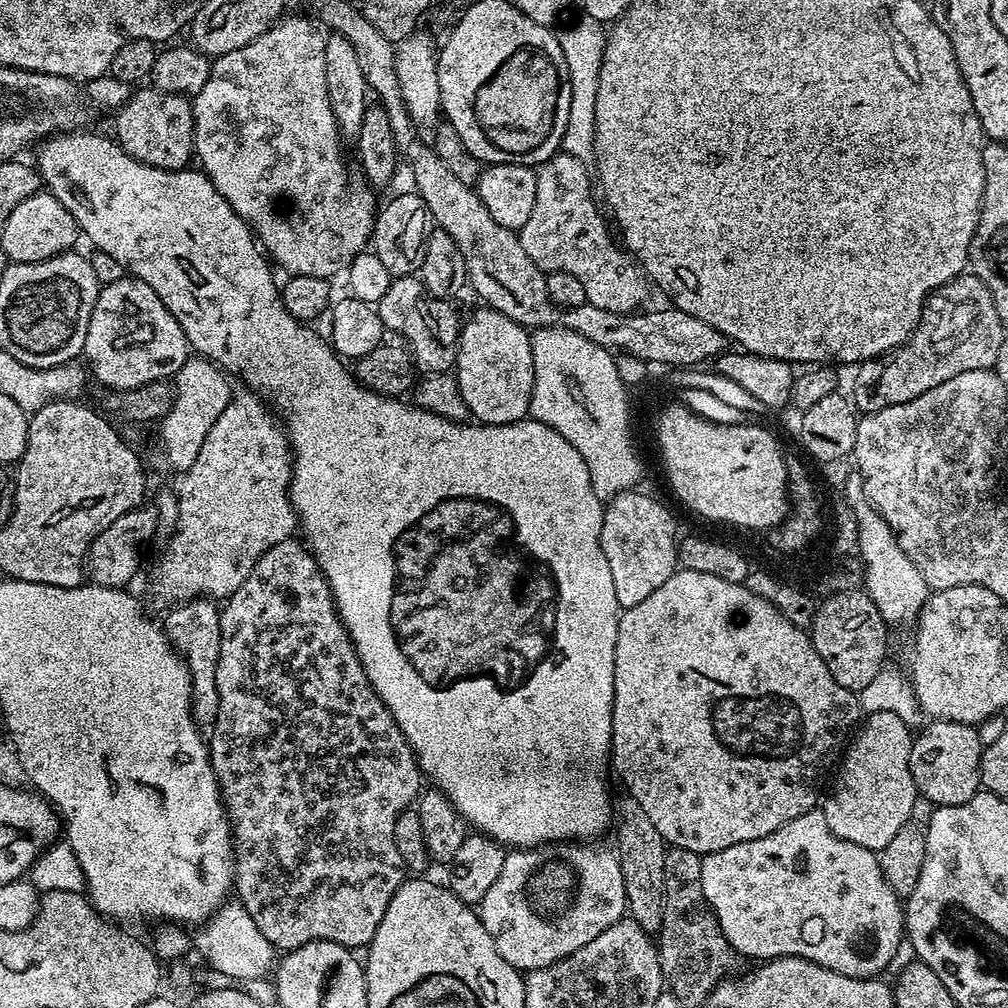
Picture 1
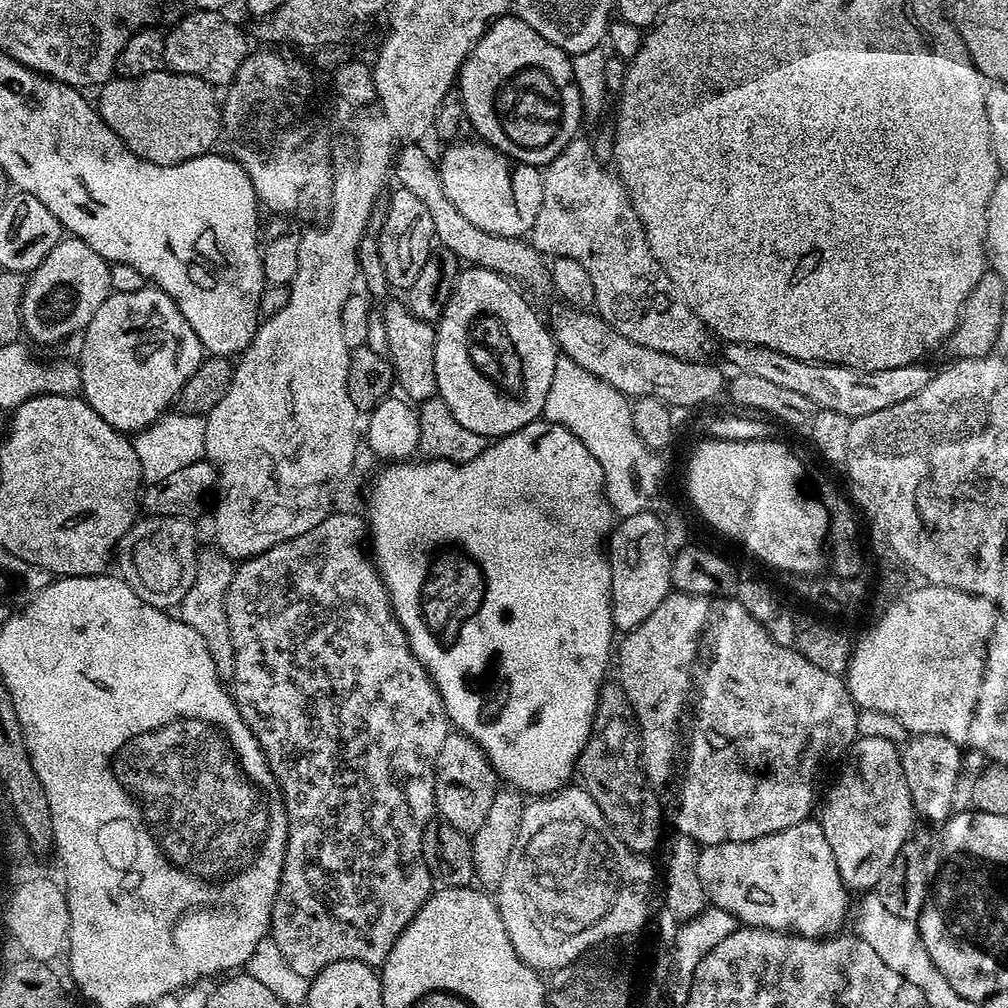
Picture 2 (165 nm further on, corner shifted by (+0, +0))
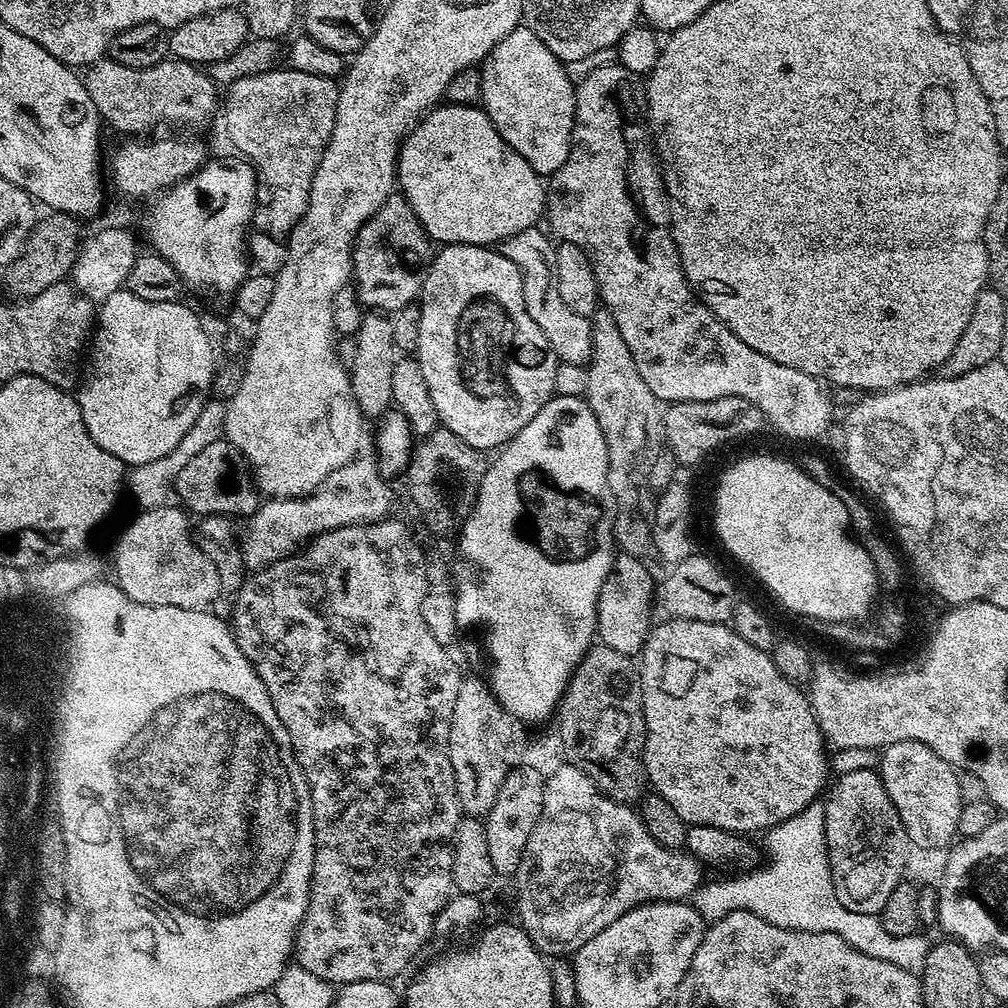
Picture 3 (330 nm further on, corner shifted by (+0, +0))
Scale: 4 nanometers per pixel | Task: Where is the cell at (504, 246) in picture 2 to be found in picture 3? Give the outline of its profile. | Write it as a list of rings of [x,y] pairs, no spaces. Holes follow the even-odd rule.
[[[533,226],[518,230],[518,234],[510,234],[510,238],[500,241],[498,251],[520,268],[526,314],[530,314],[530,318],[534,318],[534,323],[538,325],[538,330],[546,334],[546,342],[550,342],[557,361],[561,364],[587,365],[592,358],[591,319],[582,314],[574,314],[574,310],[570,310],[570,306],[566,306],[566,302],[562,302],[562,297],[558,295],[556,244],[553,237],[541,228]]]

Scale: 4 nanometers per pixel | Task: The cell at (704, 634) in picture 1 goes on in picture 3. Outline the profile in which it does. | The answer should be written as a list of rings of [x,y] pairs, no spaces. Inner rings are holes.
[[[668,618],[665,621],[665,624],[657,623],[649,631],[648,639],[644,642],[644,649],[638,657],[642,702],[644,703],[644,771],[647,783],[651,785],[654,792],[674,806],[675,813],[688,826],[694,824],[714,826],[724,832],[737,834],[767,833],[769,828],[778,826],[778,822],[786,822],[786,818],[794,818],[794,814],[806,810],[806,806],[821,799],[830,780],[830,760],[826,752],[824,756],[826,741],[820,732],[816,712],[812,708],[812,701],[806,695],[805,689],[803,692],[802,689],[796,688],[800,686],[782,675],[778,666],[774,666],[769,653],[758,650],[758,646],[750,646],[750,642],[746,642],[746,638],[738,635],[728,624],[694,622],[675,618]]]

